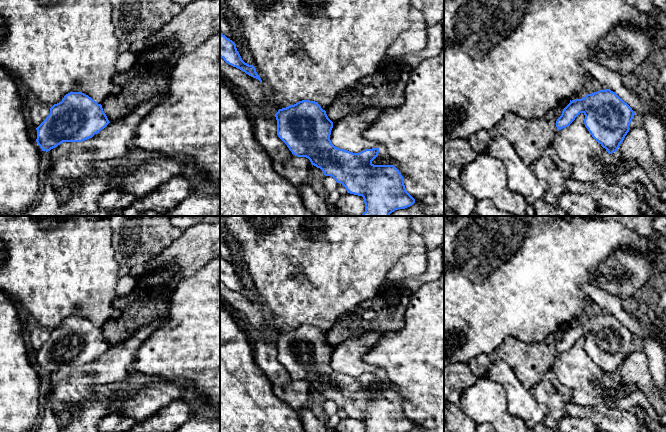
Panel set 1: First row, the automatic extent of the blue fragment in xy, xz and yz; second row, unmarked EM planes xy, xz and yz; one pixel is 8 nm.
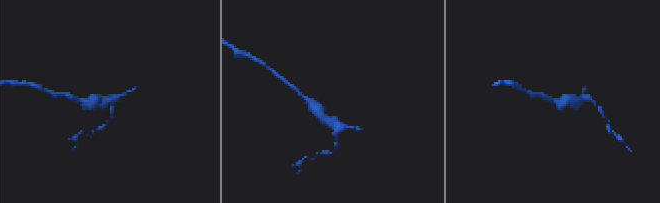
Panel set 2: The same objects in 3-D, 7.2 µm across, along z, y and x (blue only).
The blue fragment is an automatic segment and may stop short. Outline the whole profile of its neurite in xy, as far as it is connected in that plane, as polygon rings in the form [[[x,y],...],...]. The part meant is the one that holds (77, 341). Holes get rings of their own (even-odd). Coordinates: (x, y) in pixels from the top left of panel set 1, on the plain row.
[[[70,316],[61,326],[51,330],[50,338],[36,352],[36,366],[42,375],[48,376],[63,366],[82,366],[92,362],[109,347],[101,328],[82,316]]]

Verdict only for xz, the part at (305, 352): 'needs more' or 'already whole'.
already whole

